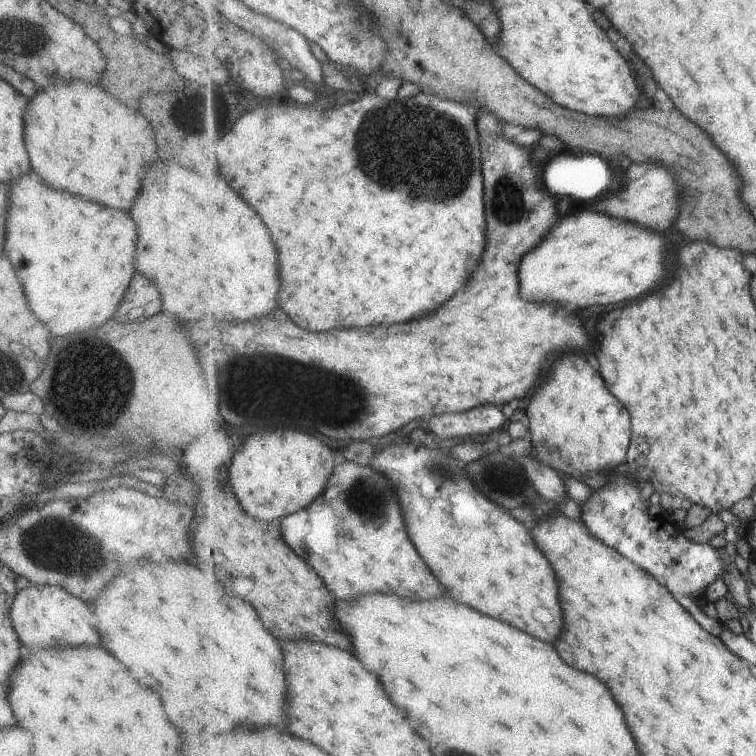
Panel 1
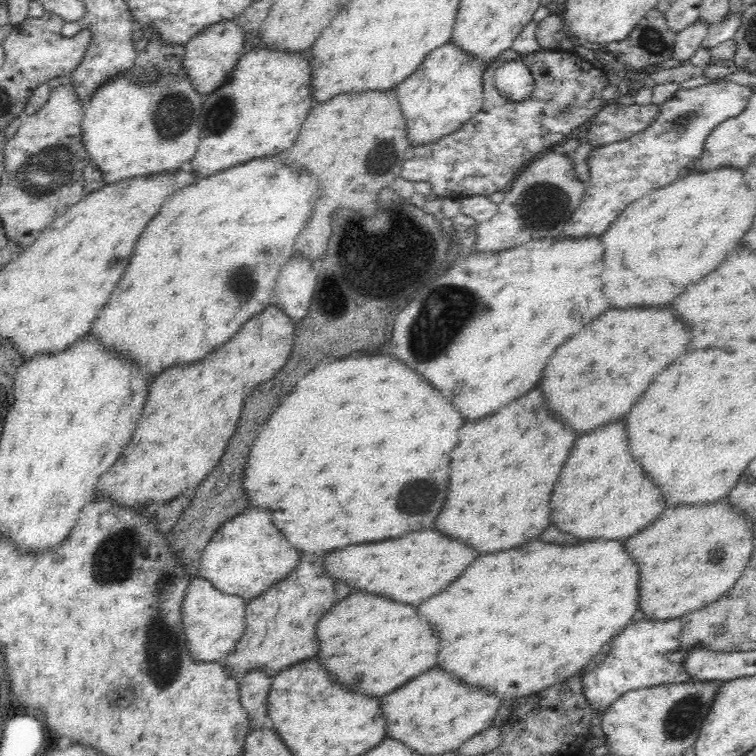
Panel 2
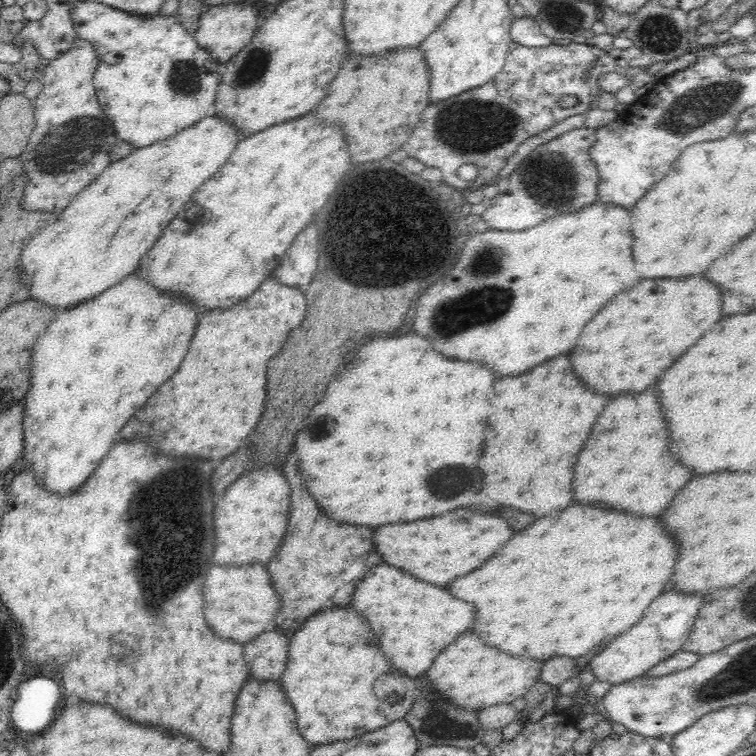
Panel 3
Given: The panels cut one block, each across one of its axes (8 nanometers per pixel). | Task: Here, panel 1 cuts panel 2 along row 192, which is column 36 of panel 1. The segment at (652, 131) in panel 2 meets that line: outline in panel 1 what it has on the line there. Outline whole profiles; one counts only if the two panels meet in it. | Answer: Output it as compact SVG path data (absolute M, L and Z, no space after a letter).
M33 585L15 593L10 619L14 633L23 646L23 651L29 649L44 649L53 646L97 646L99 636L95 632L95 616L87 610L87 606L79 598L55 585Z

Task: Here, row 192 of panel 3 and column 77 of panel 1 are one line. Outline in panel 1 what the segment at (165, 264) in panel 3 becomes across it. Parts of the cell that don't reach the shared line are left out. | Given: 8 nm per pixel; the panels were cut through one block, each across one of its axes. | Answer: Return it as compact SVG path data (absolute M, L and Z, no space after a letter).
M33 170L25 172L7 186L9 210L4 216L2 254L13 264L31 312L51 330L53 336L67 336L87 328L97 328L99 324L111 323L119 298L125 294L125 288L133 276L137 232L131 216L127 212L111 210L97 202L77 198L75 194L53 190L45 186L33 174Z

